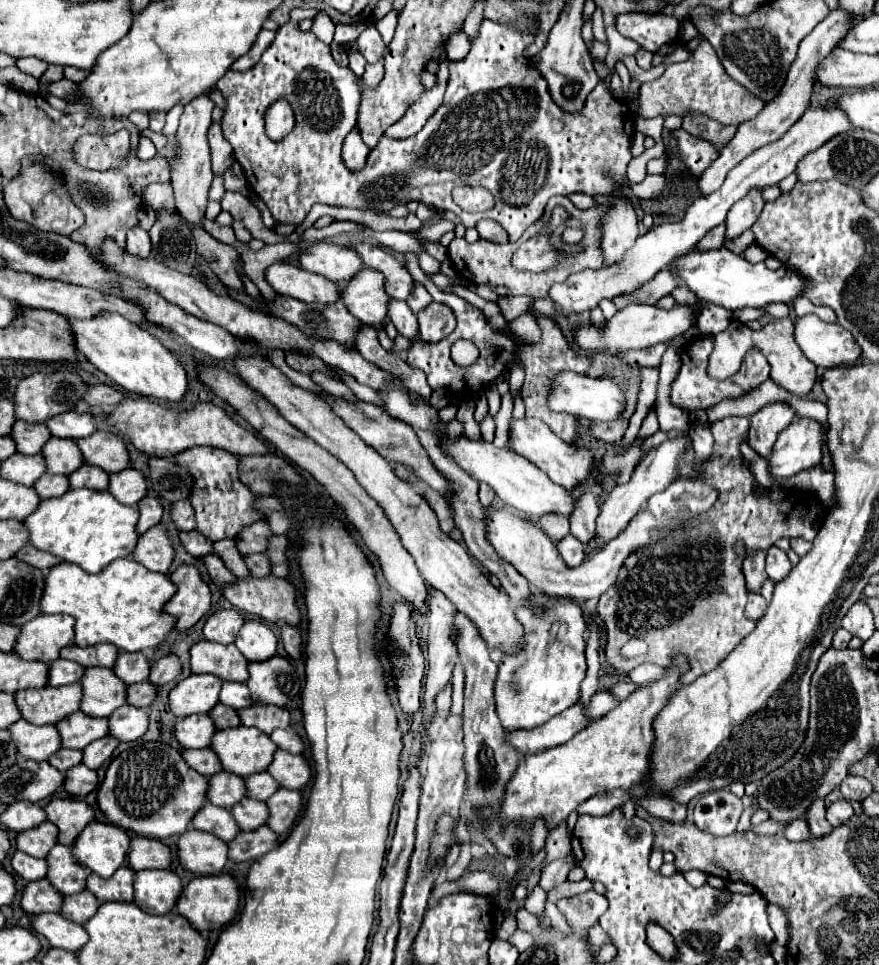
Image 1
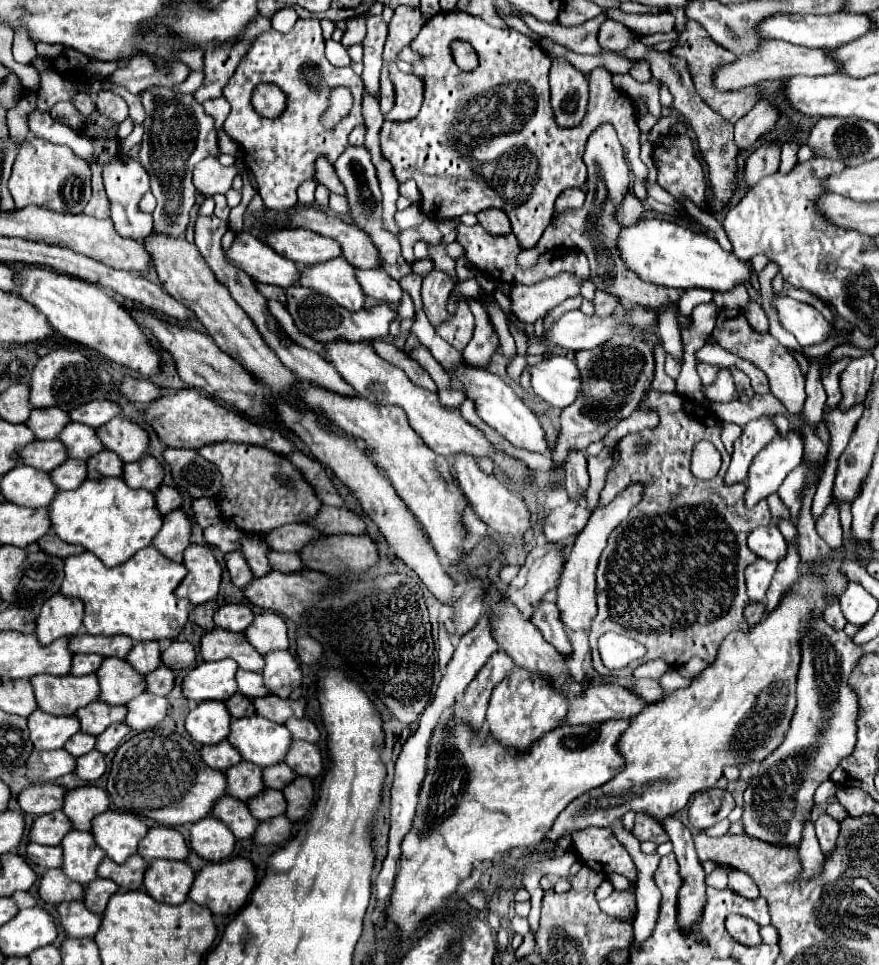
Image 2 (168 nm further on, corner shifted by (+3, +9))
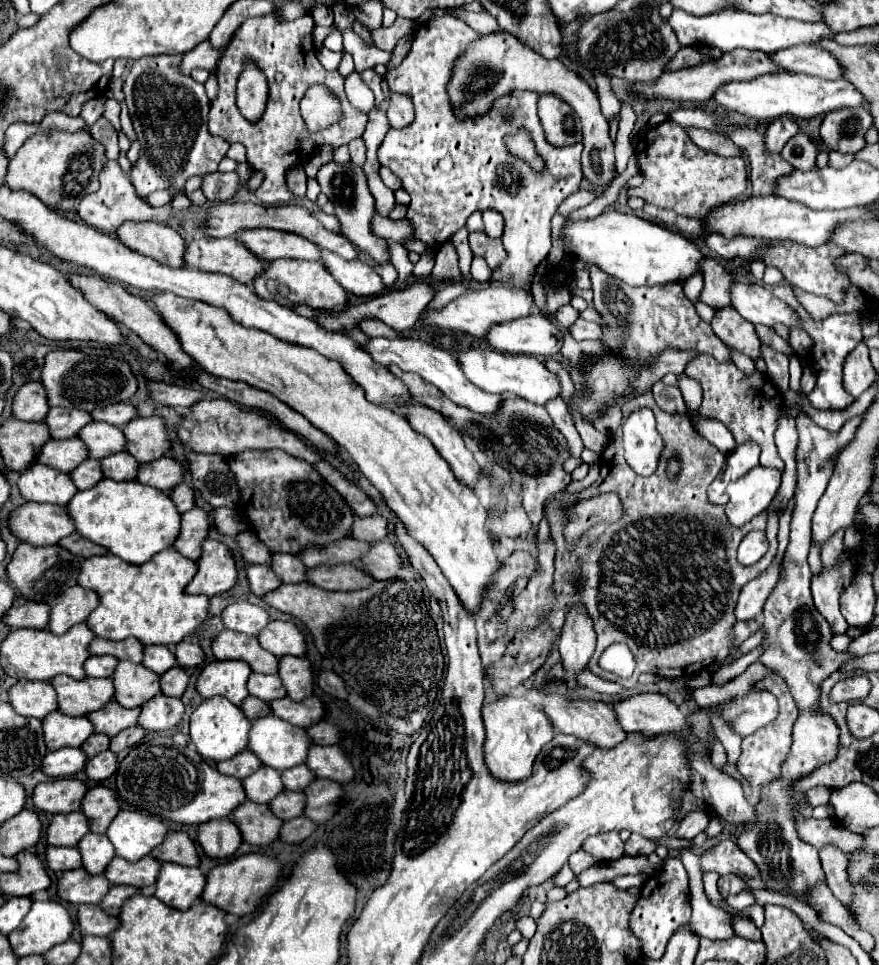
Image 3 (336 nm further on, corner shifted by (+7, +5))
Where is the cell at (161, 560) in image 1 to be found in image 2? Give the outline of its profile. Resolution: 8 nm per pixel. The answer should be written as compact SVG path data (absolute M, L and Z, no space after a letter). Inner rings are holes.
M173 510L165 516L161 532L155 536L153 546L171 560L183 562L183 550L191 544L191 520L183 510Z

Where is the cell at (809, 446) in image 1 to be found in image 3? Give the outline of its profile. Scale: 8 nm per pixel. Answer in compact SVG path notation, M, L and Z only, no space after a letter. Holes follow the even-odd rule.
M755 466L741 480L729 484L729 502L725 514L733 526L743 526L755 514L769 508L769 502L777 494L781 484L781 470Z

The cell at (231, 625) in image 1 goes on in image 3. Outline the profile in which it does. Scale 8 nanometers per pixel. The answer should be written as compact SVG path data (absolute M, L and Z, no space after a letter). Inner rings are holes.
M235 602L229 604L223 614L223 624L229 630L237 630L249 636L257 636L267 624L269 624L269 616L261 606L249 604L249 602Z

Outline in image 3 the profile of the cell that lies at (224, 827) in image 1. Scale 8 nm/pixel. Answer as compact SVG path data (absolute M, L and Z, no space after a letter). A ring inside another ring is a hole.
M245 800L245 804L237 806L233 810L233 822L237 824L243 842L255 844L255 846L265 846L277 838L277 832L281 828L281 820L273 816L267 808L267 804L257 804Z

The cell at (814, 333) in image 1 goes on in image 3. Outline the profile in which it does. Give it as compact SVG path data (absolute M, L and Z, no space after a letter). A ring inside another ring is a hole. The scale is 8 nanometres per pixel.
M735 284L733 292L733 308L753 324L765 324L775 328L777 324L791 328L801 328L799 314L783 300L773 296L771 288L757 284Z

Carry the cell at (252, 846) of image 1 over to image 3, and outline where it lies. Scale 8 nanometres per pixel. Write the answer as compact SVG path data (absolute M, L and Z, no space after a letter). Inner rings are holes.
M299 816L299 818L287 820L287 822L281 826L281 830L279 830L279 840L281 840L281 842L295 844L295 842L305 840L315 828L317 828L315 822L311 822L311 820L305 818L305 816Z

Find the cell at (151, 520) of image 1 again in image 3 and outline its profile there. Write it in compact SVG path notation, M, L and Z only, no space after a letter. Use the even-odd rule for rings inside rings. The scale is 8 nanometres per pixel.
M183 482L179 486L175 486L173 490L169 490L169 498L173 500L173 504L177 506L177 510L181 514L193 508L193 490Z

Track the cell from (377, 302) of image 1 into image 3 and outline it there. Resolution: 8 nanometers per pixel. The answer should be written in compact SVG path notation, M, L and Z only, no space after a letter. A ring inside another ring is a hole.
M275 260L269 264L263 276L253 280L255 294L259 294L263 300L275 300L281 306L289 304L305 304L317 310L335 310L343 308L349 302L349 294L341 290L341 286L333 280L333 274L327 272L325 264L321 260L309 262L309 260Z

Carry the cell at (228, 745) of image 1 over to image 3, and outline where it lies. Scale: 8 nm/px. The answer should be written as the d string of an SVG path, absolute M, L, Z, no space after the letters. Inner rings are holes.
M267 714L251 722L247 748L261 764L282 772L305 762L309 744L311 740L303 728Z

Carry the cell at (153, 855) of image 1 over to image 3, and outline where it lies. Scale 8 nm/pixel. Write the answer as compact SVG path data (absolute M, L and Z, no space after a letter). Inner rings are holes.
M169 832L165 840L153 848L153 858L159 862L173 862L179 866L199 866L199 856L187 832Z

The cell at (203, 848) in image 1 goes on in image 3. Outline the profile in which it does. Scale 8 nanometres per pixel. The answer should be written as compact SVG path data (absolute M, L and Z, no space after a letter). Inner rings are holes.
M229 818L209 820L199 826L197 840L211 860L229 858L241 844L241 832Z

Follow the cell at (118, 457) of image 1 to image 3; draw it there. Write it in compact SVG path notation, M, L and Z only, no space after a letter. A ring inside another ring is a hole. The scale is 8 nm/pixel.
M159 416L133 418L123 428L127 440L127 452L139 462L151 462L167 454L171 442L165 432L165 420Z

